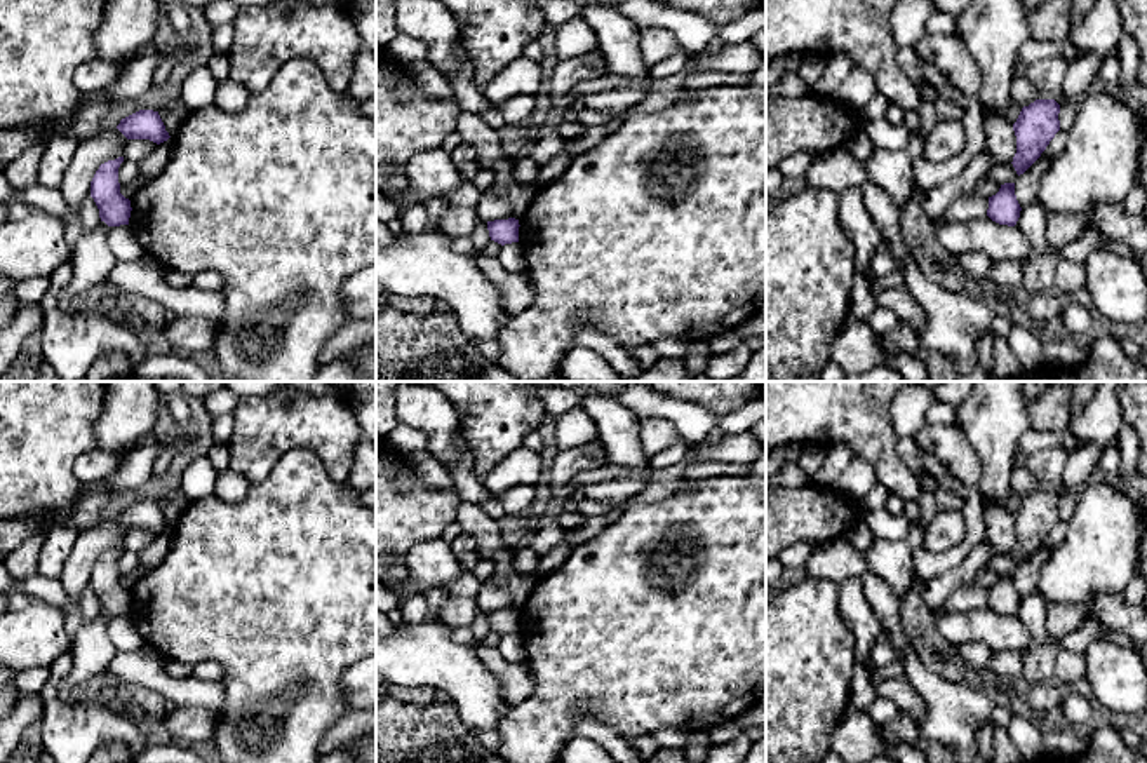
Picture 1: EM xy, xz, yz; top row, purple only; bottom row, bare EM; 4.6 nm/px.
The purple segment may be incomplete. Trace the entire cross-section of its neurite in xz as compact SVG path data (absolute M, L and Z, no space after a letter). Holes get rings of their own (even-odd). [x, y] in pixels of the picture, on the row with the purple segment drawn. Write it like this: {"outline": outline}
{"outline": "M515 218L487 221L491 240L501 246L519 242L519 226Z"}

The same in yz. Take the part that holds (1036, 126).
{"outline": "M1036 99L1022 108L1013 124L1016 153L1011 164L1018 176L1041 157L1050 141L1060 131L1058 113L1060 105L1055 99Z"}

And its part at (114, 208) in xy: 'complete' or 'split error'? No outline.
complete

